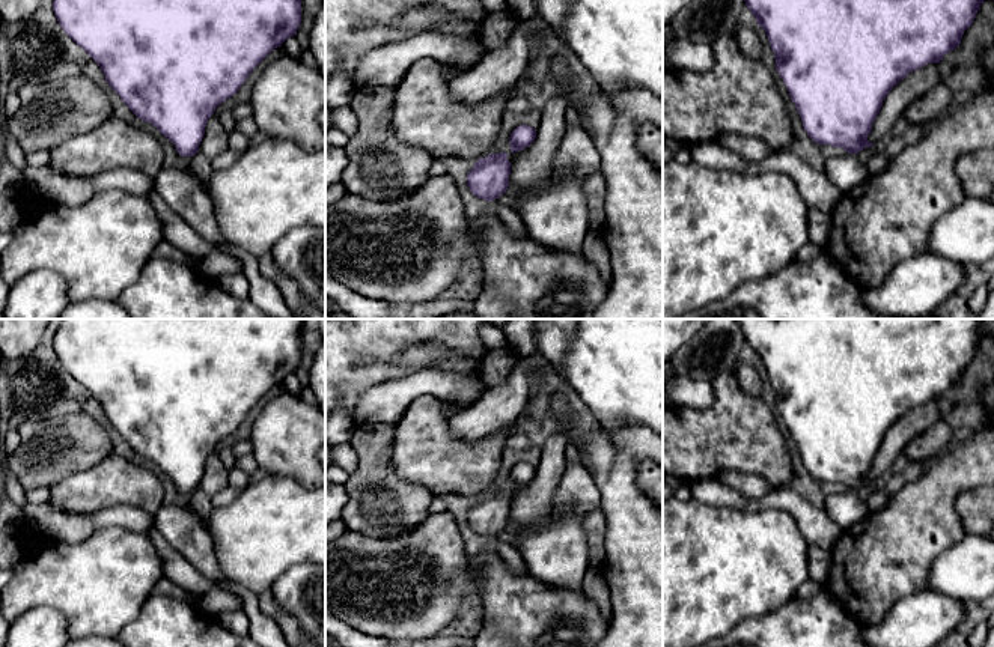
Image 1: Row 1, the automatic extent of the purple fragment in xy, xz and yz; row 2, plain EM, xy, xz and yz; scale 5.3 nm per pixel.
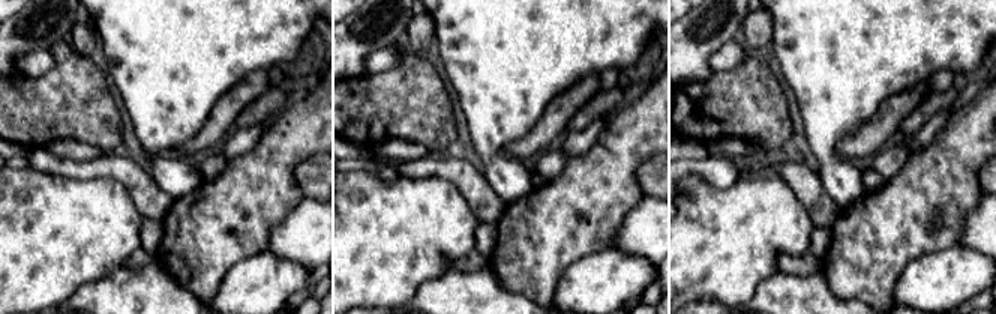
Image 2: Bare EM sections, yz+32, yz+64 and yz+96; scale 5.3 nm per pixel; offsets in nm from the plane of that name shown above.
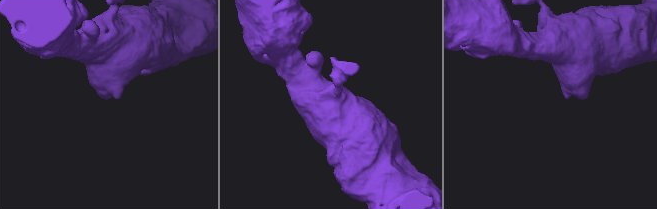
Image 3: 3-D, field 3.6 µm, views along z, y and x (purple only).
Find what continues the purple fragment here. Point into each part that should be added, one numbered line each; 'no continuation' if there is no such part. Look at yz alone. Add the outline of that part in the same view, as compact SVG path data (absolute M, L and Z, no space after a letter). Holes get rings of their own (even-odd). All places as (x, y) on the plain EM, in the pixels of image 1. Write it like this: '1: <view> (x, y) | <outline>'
1: yz (847, 509) | M855 491L836 492L825 497L824 510L842 531L857 525L869 513L866 501Z

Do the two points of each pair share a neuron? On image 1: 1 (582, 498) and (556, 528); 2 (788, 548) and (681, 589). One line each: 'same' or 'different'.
1: same
2: same

